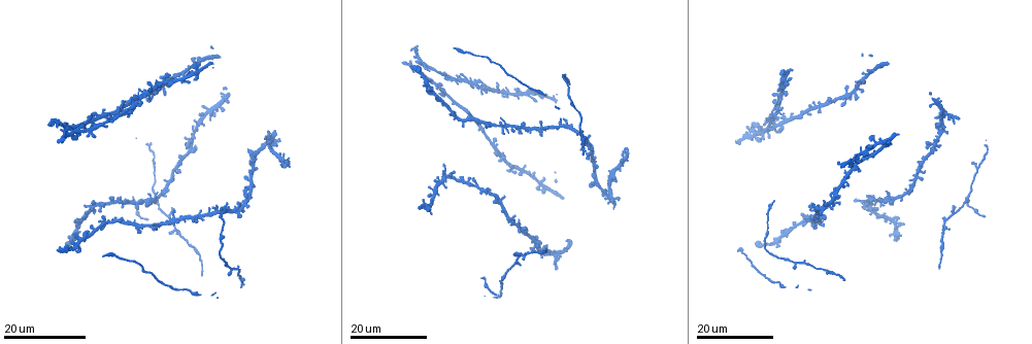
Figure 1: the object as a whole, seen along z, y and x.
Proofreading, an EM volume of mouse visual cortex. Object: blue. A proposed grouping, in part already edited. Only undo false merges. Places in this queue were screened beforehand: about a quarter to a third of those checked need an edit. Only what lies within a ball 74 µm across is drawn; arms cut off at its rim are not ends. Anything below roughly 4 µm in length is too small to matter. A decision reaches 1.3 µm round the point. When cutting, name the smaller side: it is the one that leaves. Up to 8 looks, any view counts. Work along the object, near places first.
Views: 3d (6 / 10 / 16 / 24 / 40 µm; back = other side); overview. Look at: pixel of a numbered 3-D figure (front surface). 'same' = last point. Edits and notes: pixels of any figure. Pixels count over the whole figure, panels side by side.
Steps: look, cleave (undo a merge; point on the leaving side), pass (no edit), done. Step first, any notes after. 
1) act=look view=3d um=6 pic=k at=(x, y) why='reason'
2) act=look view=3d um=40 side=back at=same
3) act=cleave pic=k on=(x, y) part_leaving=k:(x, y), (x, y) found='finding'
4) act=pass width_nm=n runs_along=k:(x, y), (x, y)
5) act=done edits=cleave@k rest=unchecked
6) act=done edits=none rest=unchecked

act=look view=3d um=16 pic=1 at=(73, 131) why='two arms at a narrow angle'

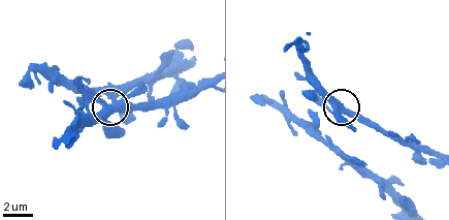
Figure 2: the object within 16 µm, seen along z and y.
act=look view=3d um=6 pic=2 at=(108, 114)

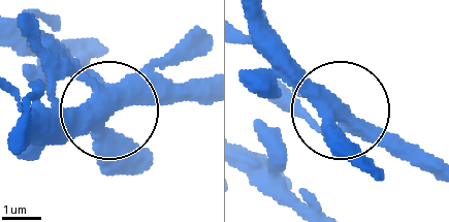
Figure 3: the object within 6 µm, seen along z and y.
act=pass width_nm=440 found='continuous, no second cell'

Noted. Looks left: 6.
act=look view=3d um=24 pic=1 at=(463, 120) why='four-way junction'

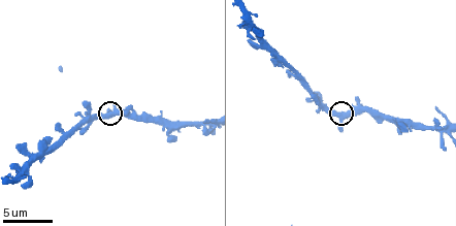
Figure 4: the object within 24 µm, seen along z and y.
act=look view=3d um=10 pic=4 at=(109, 114)

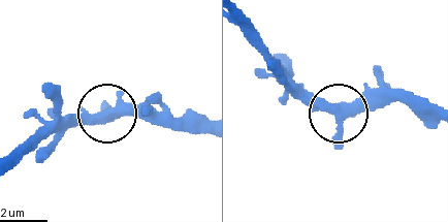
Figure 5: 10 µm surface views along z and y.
act=look view=3d um=6 pic=5 at=(108, 113) why='zoom in'

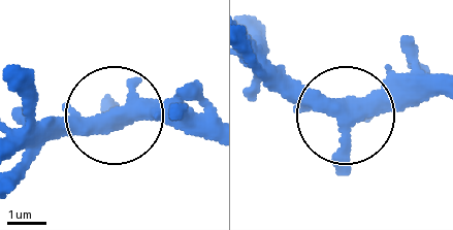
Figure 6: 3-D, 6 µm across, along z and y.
act=pass found='continuous, no second cell'

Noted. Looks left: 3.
act=look view=3d um=16 pic=1 at=(569, 126) why='four or more arms meet'

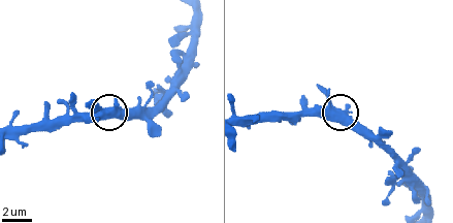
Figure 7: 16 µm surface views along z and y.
act=look view=3d um=6 pic=7 at=(336, 108) why='closer look'

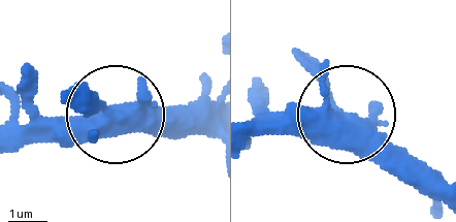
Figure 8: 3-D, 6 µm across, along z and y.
act=pass arms=5 runs_along=8:(255, 130), (354, 121), (429, 196) found='all the same cell'

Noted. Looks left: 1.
act=done edits=none rest=unchecked

